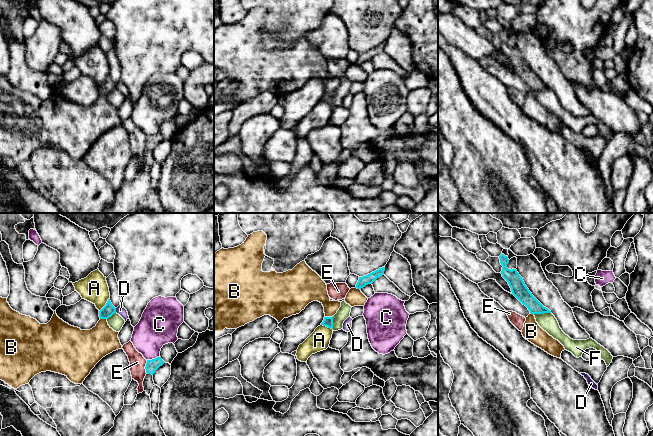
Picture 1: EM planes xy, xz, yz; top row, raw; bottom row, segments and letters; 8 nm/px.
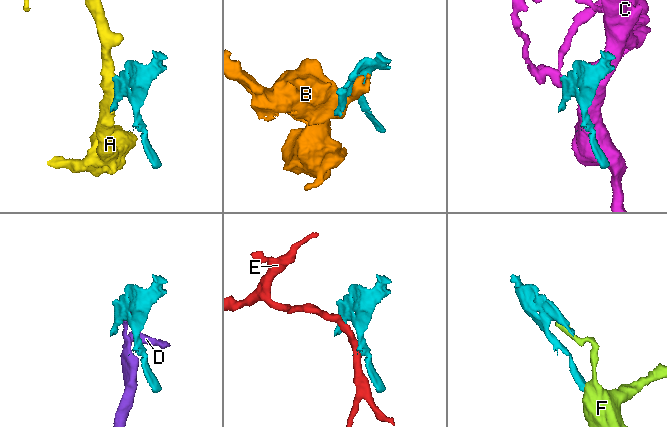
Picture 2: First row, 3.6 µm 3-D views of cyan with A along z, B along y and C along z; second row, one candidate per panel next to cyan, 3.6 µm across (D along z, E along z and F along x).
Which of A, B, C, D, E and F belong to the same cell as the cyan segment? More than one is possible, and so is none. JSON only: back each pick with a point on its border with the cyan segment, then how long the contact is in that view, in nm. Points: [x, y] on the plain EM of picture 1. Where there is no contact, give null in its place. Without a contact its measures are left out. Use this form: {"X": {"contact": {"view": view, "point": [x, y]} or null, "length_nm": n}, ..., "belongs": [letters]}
{"belongs": []}

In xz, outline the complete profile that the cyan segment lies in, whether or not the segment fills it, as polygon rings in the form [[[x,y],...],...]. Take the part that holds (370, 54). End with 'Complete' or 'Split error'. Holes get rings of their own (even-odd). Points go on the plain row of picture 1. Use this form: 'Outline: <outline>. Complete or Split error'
Outline: [[[334,0],[331,8],[331,13],[338,15],[347,27],[350,49],[359,53],[357,65],[372,60],[384,50],[385,41],[401,12],[398,0]]]. Split error

